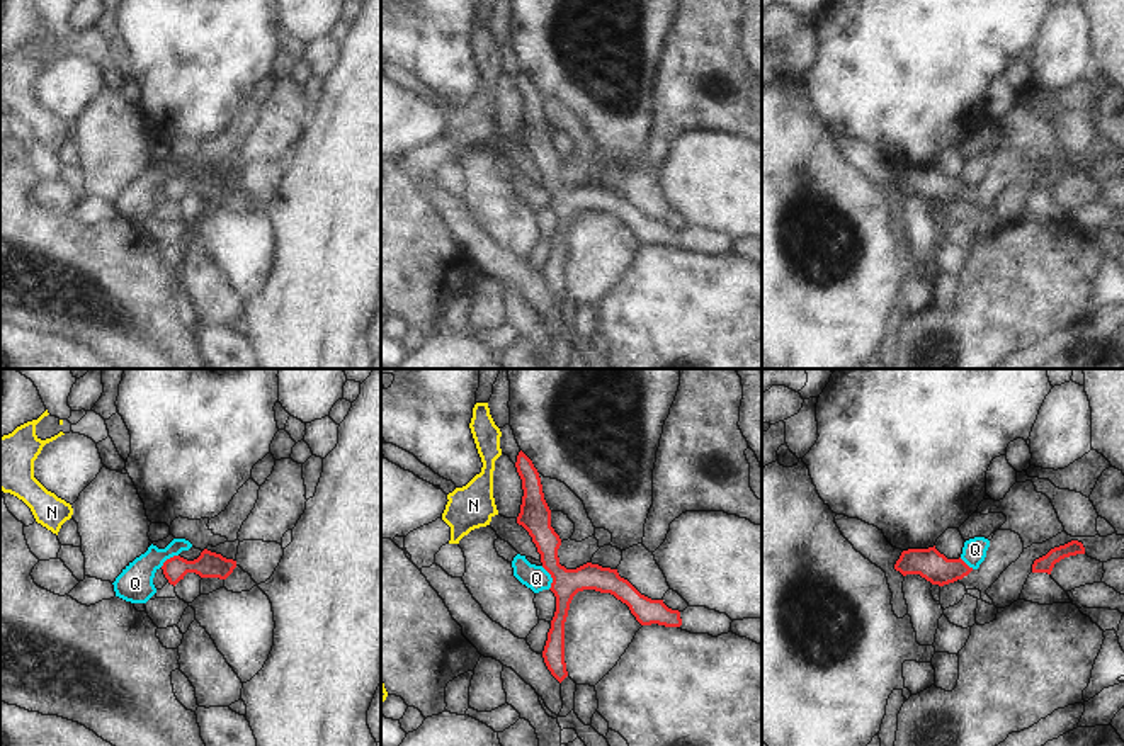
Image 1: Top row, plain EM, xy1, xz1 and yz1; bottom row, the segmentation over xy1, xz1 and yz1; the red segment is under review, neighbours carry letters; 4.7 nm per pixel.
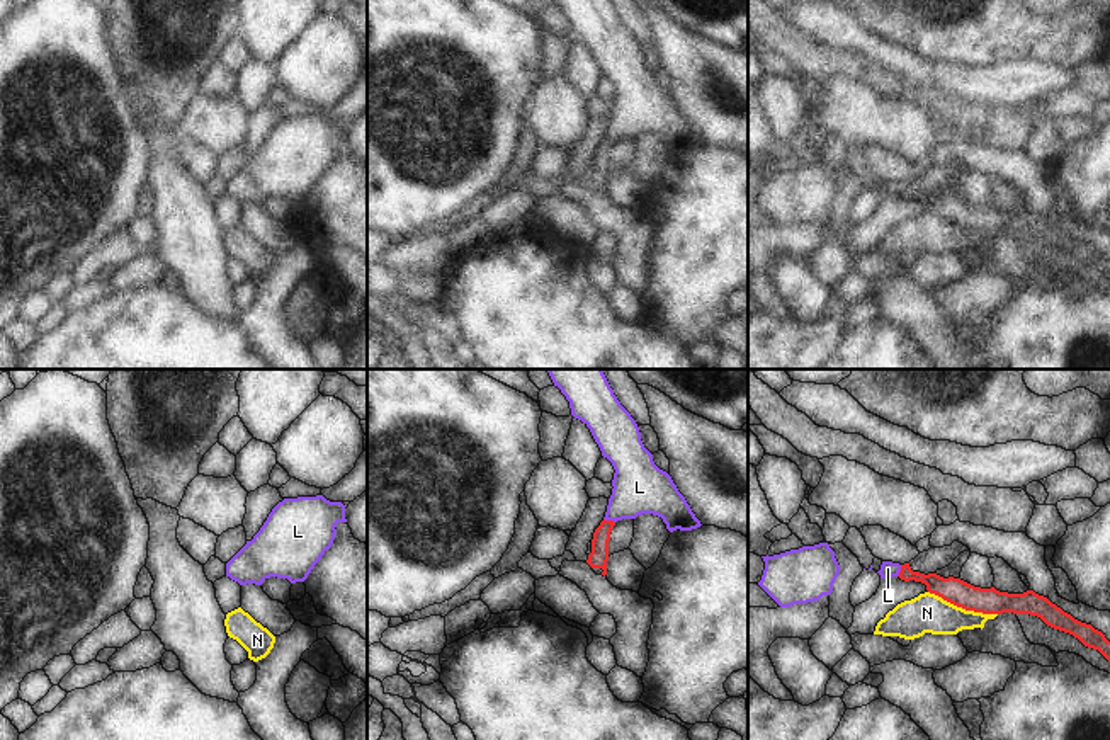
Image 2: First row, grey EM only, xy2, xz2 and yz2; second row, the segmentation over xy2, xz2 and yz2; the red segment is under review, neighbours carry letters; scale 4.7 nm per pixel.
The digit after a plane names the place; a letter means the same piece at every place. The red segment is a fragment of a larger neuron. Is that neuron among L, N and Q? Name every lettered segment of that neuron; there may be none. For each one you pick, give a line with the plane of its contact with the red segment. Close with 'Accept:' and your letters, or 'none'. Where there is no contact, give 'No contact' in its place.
L: Touches red in xz2
Accept: L

